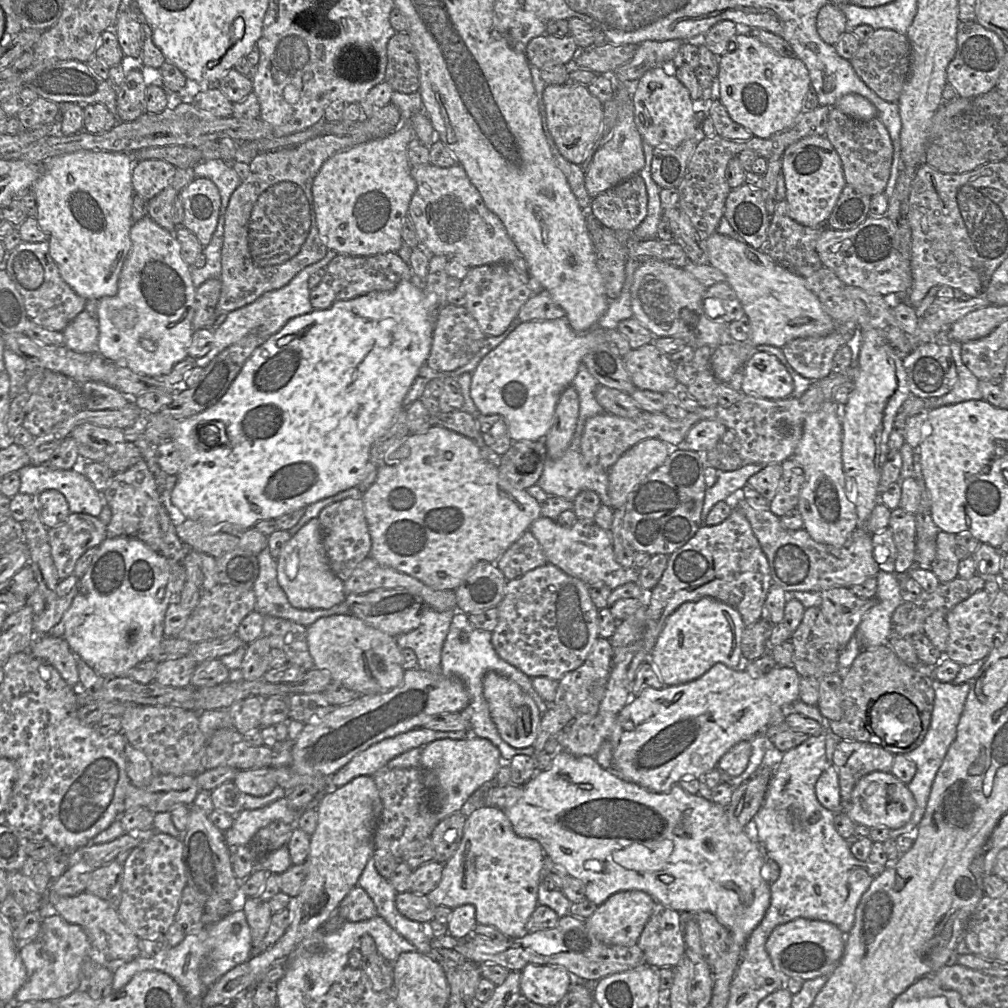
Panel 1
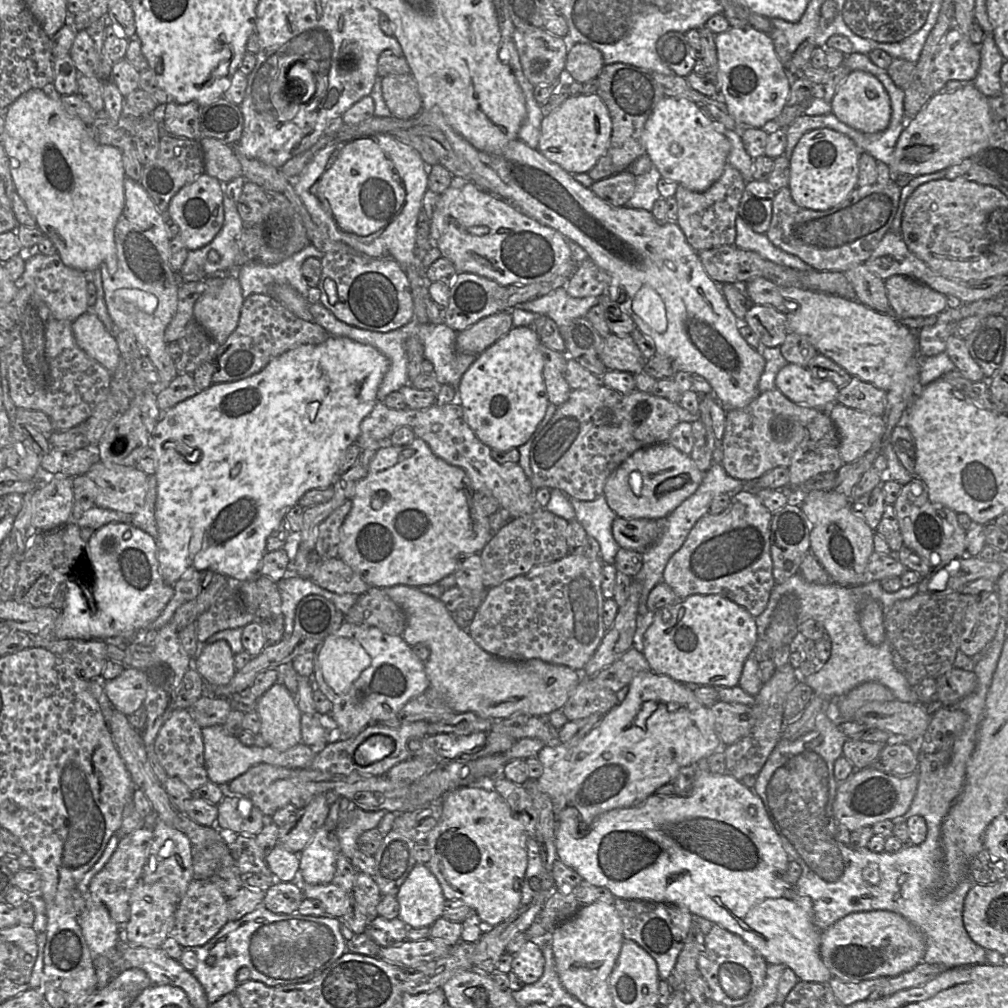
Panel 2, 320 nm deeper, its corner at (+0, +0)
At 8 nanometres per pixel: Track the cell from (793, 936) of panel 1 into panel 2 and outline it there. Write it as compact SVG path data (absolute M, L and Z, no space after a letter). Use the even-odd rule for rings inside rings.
M886 910L850 913L821 932L821 959L832 977L844 982L900 975L923 962L925 951L924 935L902 915Z

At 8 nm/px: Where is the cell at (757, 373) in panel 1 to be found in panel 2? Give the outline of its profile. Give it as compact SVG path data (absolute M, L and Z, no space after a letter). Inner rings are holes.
M788 363L776 375L775 387L790 401L829 412L830 407L837 402L839 388L831 381L816 381L811 372L797 364Z

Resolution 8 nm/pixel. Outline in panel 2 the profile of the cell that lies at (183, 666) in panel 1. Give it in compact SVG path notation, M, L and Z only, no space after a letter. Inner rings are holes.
M125 667L119 676L102 681L102 685L112 706L126 716L143 705L147 679L142 669Z

